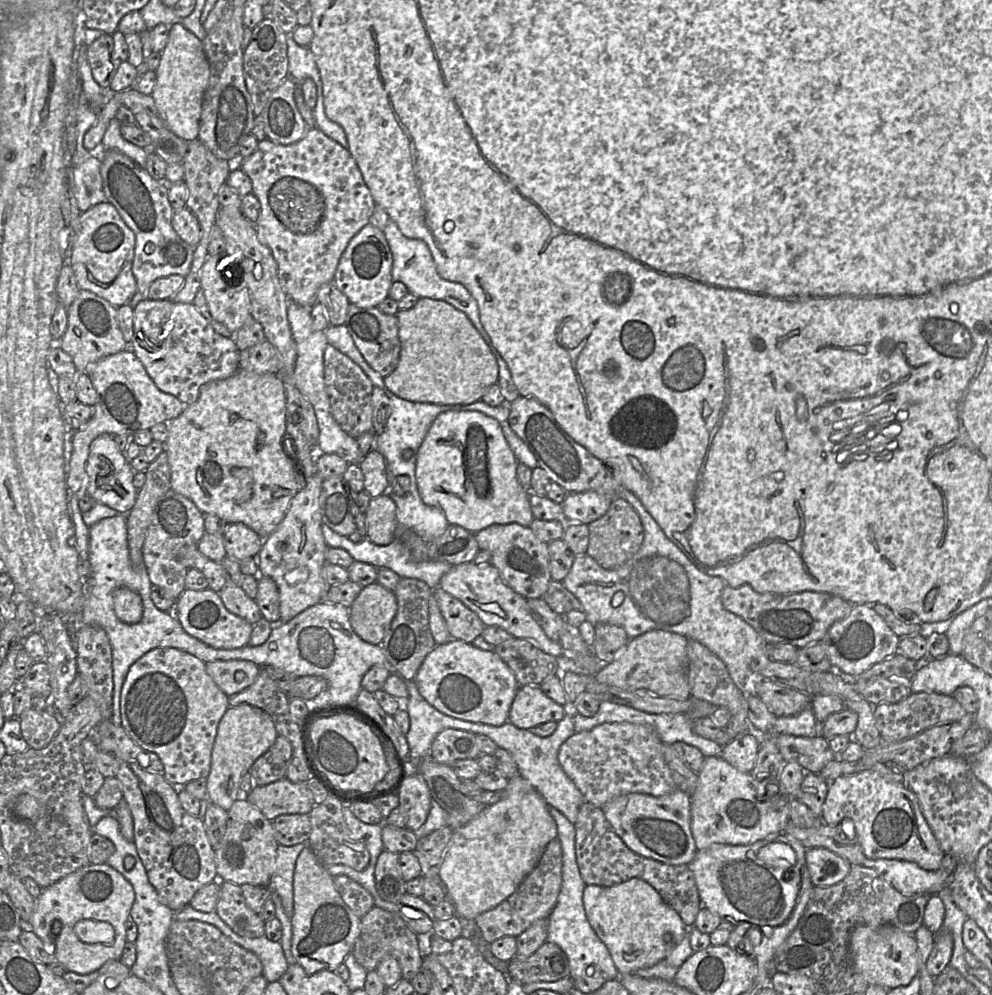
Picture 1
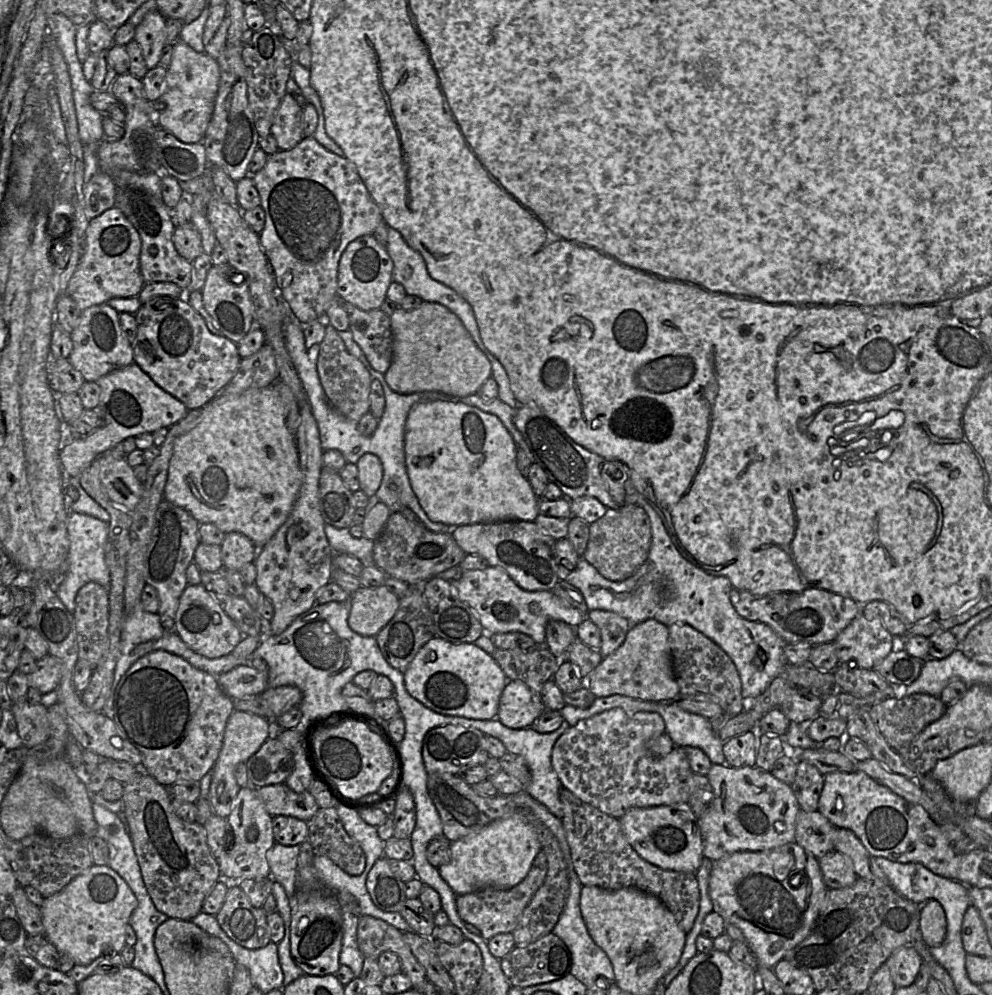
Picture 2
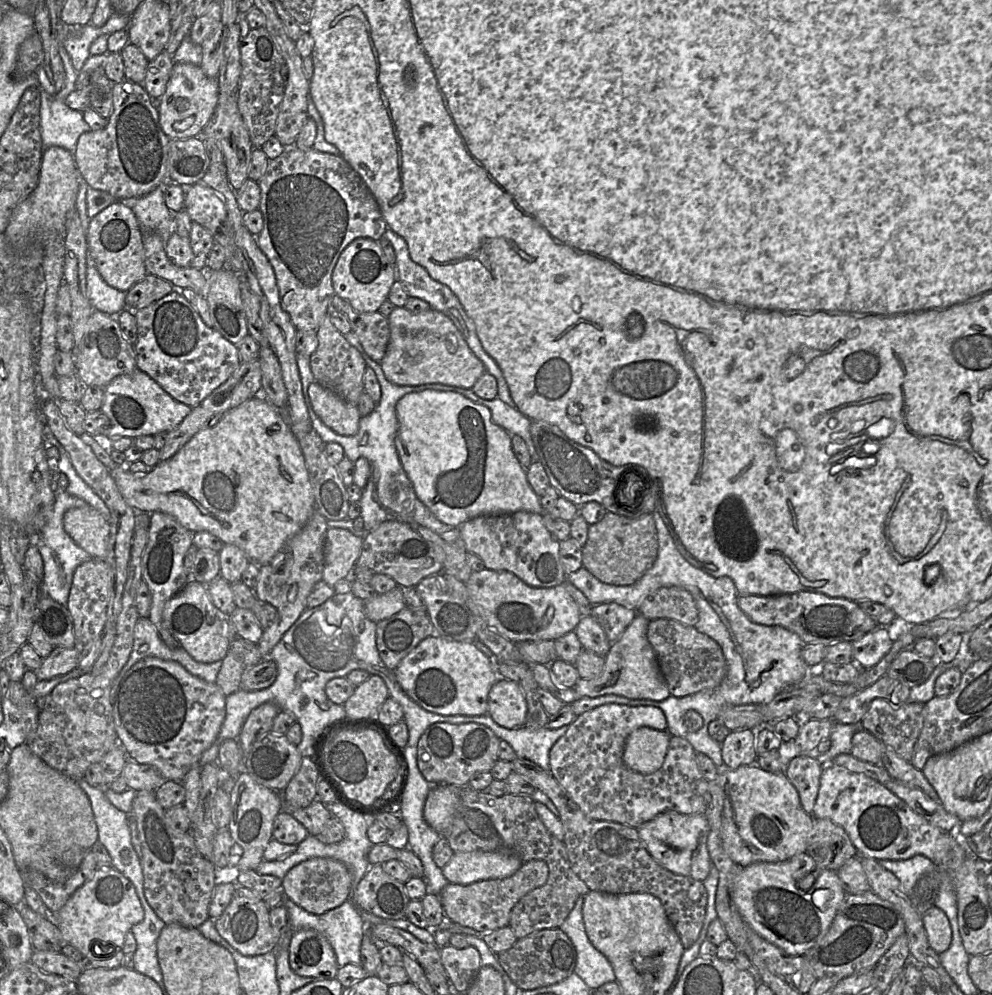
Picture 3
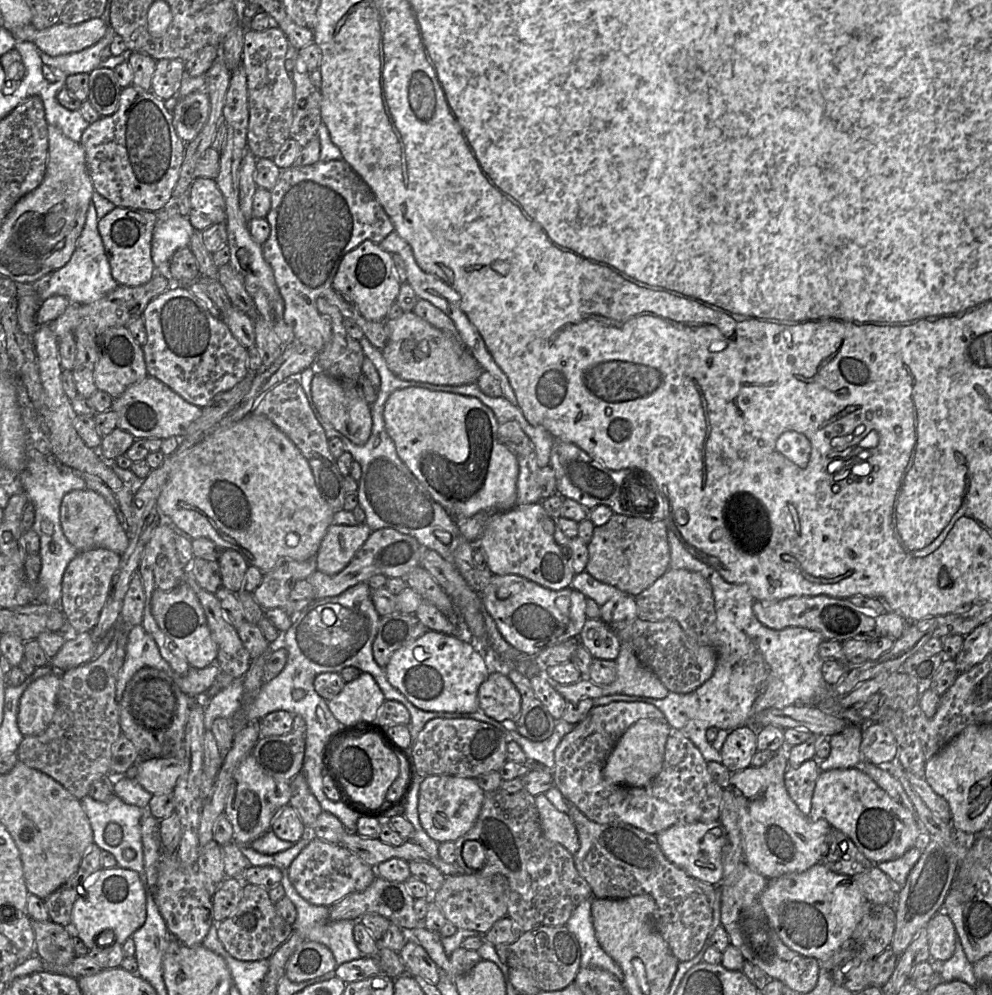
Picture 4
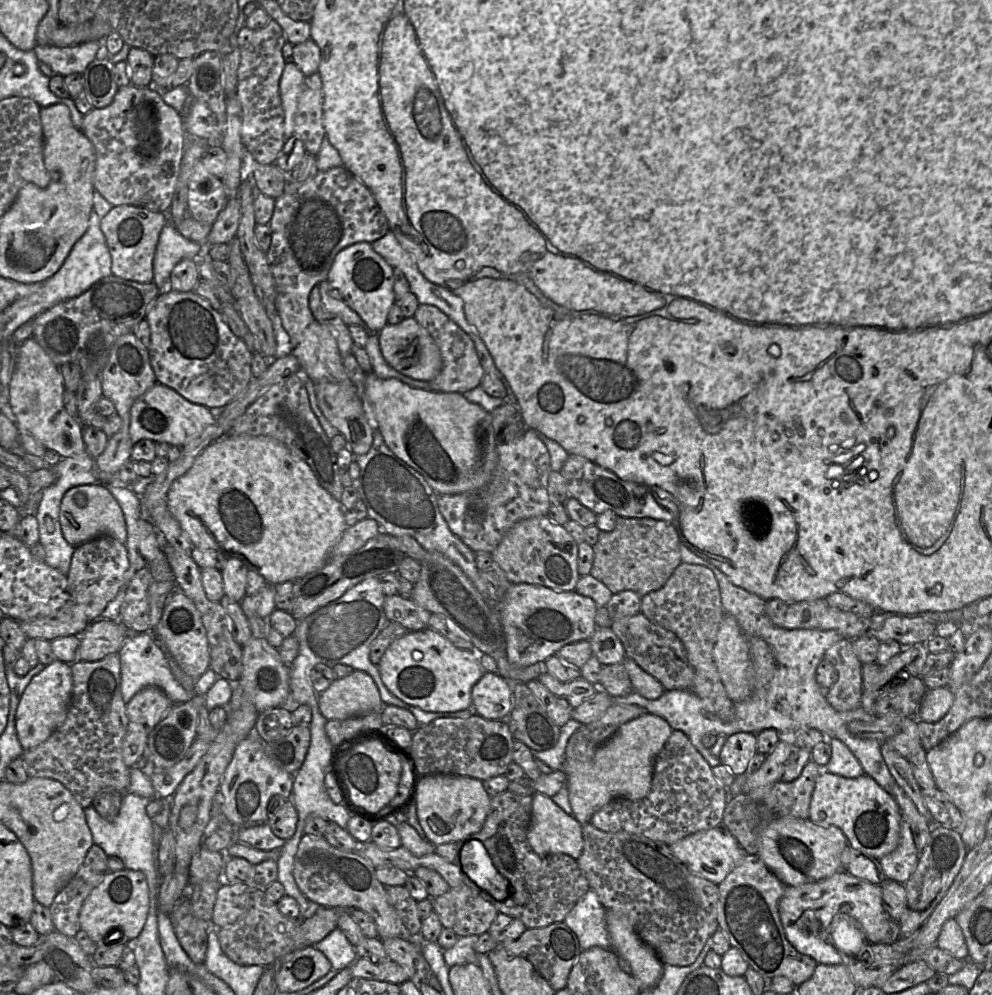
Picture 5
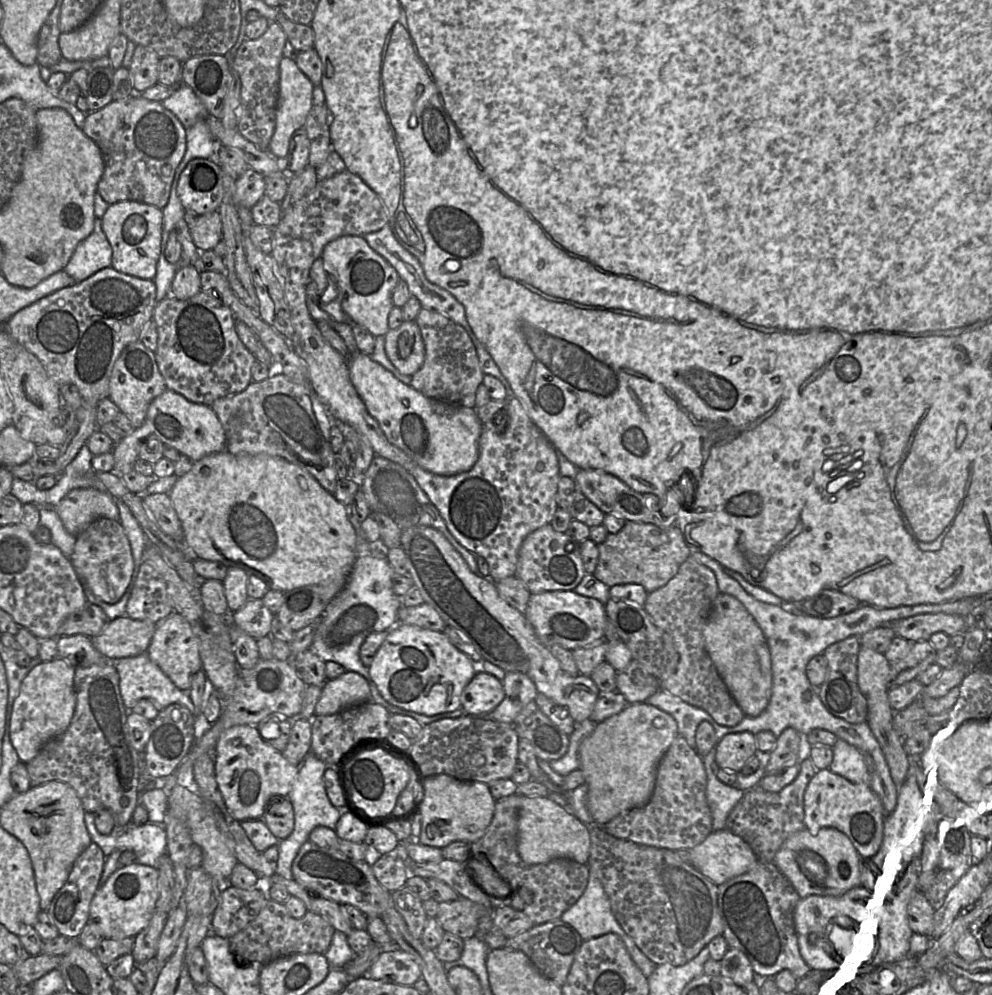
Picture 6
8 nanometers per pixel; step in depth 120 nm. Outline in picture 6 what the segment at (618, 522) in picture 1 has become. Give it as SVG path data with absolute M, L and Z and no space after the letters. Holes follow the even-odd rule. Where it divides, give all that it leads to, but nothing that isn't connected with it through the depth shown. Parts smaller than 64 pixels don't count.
M626 521L620 531L608 533L606 539L597 546L599 558L593 575L598 580L608 587L628 583L640 584L648 593L667 584L690 556L687 542L676 525L663 528L651 523Z

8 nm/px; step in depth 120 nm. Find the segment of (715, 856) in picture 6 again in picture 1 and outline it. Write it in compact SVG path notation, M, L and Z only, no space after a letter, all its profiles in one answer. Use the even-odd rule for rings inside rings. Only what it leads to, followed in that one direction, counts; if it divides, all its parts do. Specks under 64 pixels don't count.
M679 789L659 797L625 794L601 809L615 833L638 855L669 865L688 865L698 851L691 832L690 796Z

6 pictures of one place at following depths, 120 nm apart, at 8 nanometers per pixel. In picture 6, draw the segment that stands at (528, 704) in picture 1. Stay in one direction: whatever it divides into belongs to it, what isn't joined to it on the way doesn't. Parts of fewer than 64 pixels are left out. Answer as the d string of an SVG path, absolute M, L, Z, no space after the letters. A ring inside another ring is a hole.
M485 671L478 672L462 692L461 708L468 715L482 717L497 708L504 698L502 682Z

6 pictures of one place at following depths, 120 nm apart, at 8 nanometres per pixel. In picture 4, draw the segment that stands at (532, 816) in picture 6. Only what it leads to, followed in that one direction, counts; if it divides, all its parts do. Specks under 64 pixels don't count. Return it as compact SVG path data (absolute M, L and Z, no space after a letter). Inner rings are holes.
M545 794L536 795L535 802L545 838L561 844L574 855L580 843L575 825L568 814L558 811Z

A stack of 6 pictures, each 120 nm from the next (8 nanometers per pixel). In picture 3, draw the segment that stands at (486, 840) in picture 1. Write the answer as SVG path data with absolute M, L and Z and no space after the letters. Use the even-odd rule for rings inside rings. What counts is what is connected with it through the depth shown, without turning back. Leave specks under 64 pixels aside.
M511 851L454 852L442 873L449 883L468 885L482 880L508 878L522 864L519 856Z

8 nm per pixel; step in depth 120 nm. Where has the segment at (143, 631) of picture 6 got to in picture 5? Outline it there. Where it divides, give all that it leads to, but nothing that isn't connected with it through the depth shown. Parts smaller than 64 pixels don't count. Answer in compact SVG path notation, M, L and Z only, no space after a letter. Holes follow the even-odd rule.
M99 618L96 621L91 622L91 624L83 633L81 633L80 635L75 635L79 636L80 644L76 651L74 662L98 661L111 653L118 653L128 636L132 634L139 633L132 633L119 620L106 620L103 618Z

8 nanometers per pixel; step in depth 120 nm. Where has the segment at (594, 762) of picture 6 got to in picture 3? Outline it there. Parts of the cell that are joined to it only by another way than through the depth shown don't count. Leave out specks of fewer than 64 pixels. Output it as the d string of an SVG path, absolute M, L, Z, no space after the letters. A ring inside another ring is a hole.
M642 726L633 730L626 739L623 762L631 770L651 774L664 763L671 735L667 730Z

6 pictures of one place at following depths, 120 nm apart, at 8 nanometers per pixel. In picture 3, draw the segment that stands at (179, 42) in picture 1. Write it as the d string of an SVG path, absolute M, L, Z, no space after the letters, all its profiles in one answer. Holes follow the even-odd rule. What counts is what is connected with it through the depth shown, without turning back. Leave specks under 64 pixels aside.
M174 62L166 93L160 99L160 124L171 140L198 137L213 115L219 98L217 79L209 78L200 66Z

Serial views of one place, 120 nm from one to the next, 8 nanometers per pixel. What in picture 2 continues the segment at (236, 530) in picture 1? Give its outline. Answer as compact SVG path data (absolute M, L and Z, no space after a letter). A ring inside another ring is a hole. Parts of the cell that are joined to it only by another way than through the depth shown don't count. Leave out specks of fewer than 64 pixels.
M240 532L226 534L221 545L223 569L240 571L244 565L254 562L258 550L246 535Z

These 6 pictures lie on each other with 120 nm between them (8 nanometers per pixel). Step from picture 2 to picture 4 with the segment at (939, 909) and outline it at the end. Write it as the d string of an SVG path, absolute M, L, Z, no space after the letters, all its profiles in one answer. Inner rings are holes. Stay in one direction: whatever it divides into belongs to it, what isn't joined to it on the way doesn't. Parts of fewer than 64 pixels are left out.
M937 912L927 923L929 951L932 960L944 962L955 951L957 933L950 917L944 912Z

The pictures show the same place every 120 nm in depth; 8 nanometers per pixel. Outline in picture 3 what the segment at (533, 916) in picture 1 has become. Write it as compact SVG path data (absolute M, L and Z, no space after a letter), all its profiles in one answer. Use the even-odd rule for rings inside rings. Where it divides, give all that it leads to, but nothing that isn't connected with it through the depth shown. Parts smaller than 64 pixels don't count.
M543 860L525 862L512 876L504 879L477 881L468 885L448 883L439 896L444 915L453 923L469 927L484 934L509 926L513 907L531 890L544 885L549 868Z

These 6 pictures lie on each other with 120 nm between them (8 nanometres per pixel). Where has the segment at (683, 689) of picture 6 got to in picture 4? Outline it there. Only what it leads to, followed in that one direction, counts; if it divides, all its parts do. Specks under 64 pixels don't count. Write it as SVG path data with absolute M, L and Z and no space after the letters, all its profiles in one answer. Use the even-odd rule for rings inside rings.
M669 569L650 587L635 597L638 618L662 621L673 619L694 640L714 646L716 643L716 610L712 586L701 574L685 569Z

